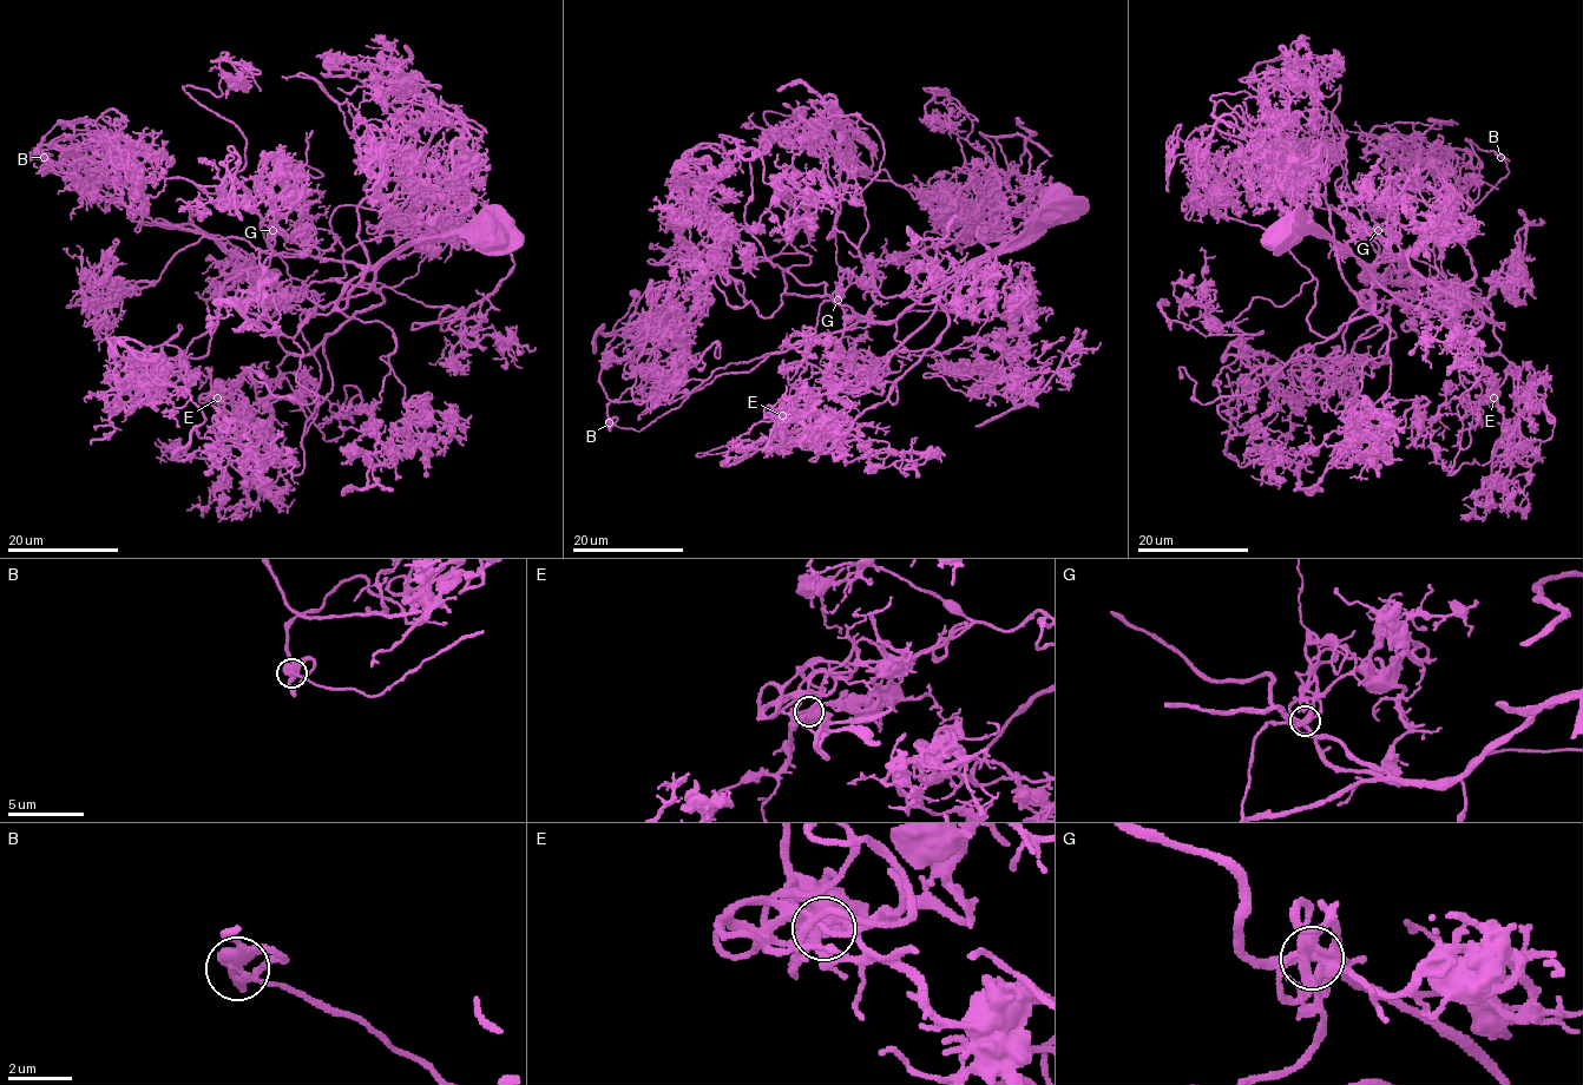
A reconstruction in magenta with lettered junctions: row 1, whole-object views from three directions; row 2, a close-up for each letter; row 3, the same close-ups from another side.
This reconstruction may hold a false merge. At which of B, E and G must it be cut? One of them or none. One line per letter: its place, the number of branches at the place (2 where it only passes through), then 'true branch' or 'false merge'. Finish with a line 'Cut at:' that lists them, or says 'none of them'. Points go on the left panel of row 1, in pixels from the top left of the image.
B: (44, 157) | 5 | true branch
E: (217, 398) | 5 | true branch
G: (273, 230) | 6 | true branch
Cut at: none of them

